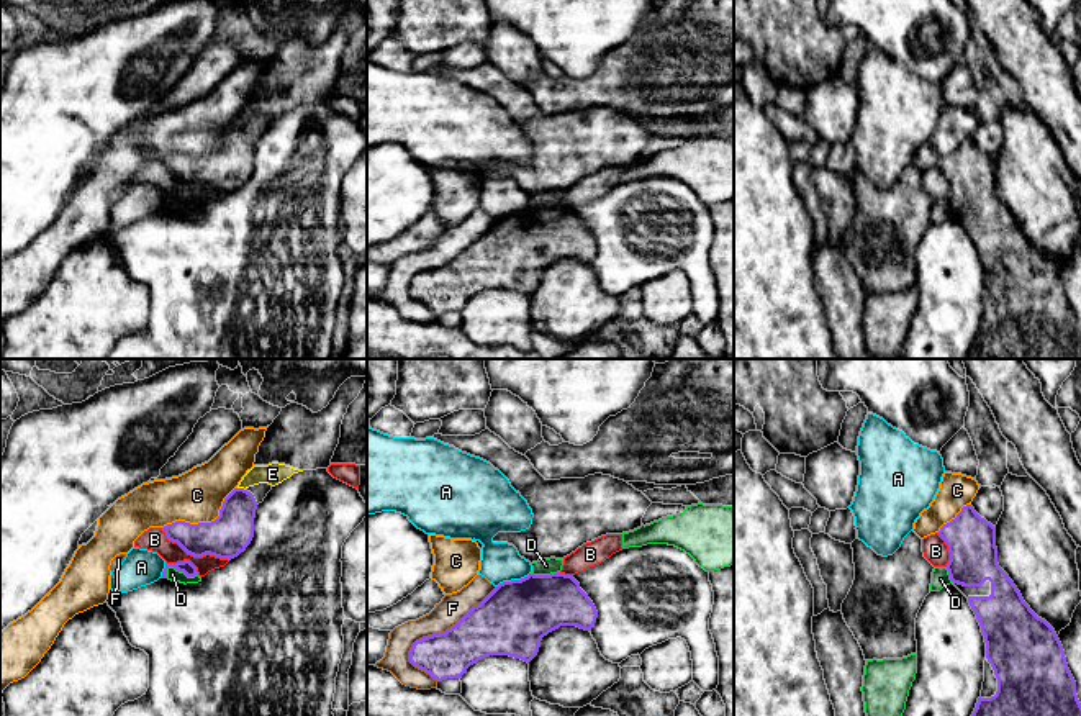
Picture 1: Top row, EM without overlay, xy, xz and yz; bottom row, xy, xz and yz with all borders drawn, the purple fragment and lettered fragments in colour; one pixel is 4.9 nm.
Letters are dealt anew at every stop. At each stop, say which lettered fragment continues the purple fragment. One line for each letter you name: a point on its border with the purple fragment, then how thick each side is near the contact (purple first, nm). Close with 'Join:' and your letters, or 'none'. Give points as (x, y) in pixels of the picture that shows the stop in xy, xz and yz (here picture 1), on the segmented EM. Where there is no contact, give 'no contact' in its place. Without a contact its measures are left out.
E: meets purple in xy at (241, 489); 200 nm thick on the purple side, 110 nm on the other
Join: E

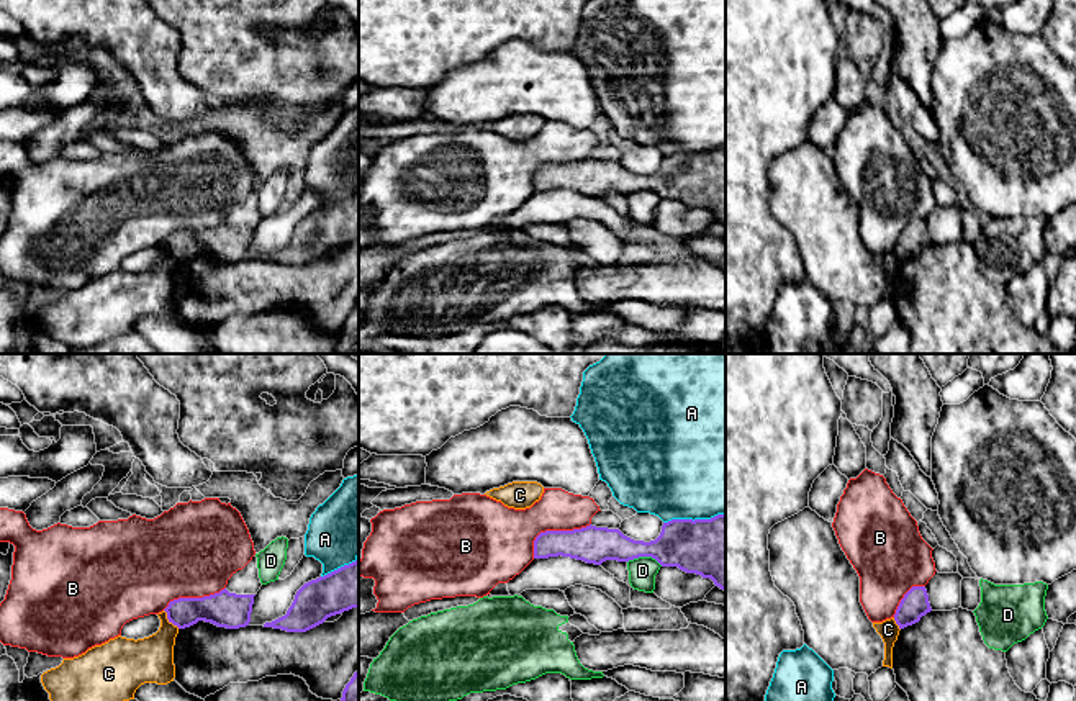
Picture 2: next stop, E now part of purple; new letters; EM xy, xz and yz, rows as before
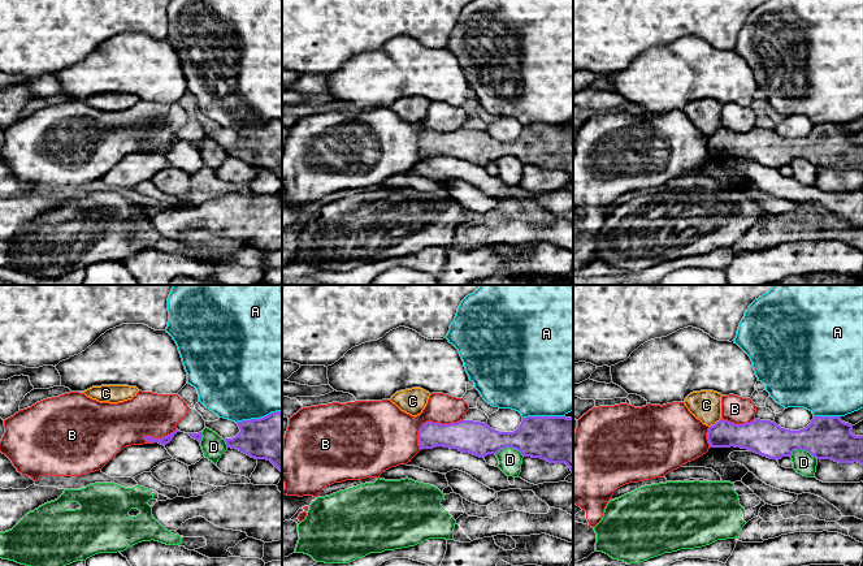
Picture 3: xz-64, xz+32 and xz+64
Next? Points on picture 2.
Join: none

